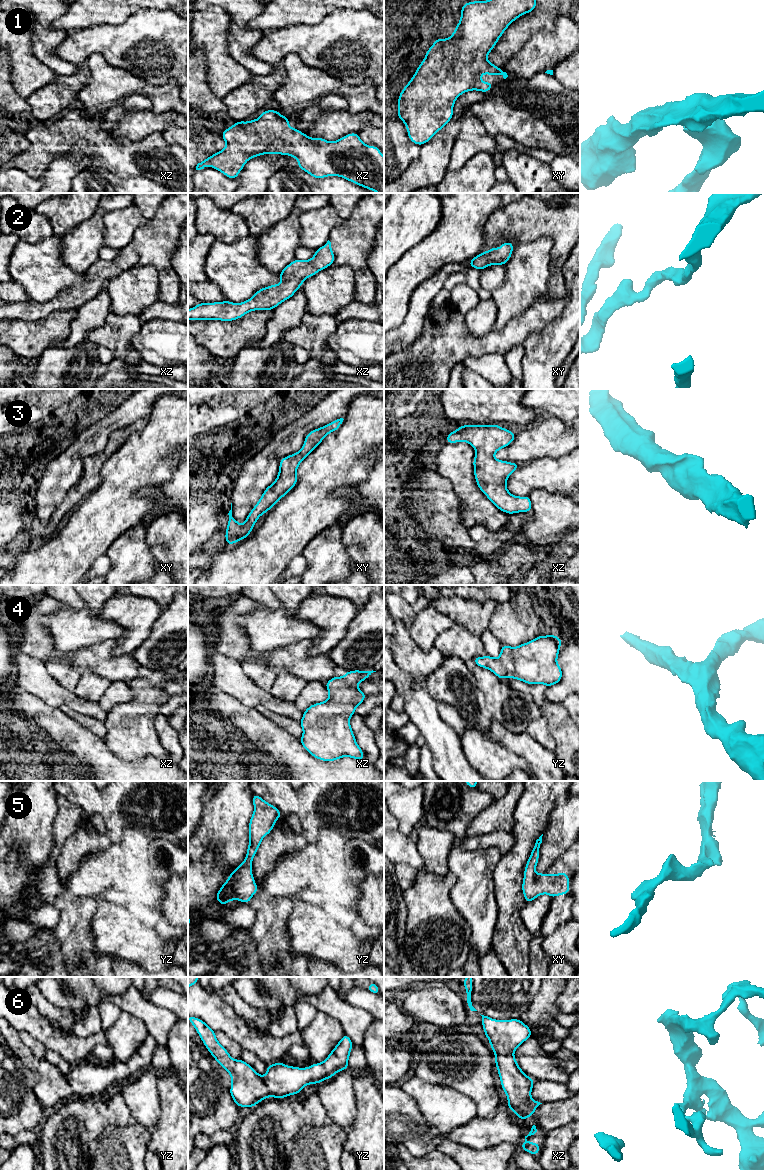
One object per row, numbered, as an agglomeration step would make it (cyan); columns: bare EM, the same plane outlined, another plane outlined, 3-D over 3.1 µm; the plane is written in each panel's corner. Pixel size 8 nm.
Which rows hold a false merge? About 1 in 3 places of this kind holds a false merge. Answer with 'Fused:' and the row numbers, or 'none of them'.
Fused: none of them

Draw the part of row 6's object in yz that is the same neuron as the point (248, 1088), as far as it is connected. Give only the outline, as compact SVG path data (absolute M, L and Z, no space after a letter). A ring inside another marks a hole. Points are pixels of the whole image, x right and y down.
M188 1016L188 1020L195 1027L210 1054L231 1075L230 1095L238 1107L254 1107L268 1097L282 1099L290 1095L299 1094L306 1085L313 1083L318 1085L320 1082L332 1078L337 1072L348 1069L348 1060L353 1048L350 1037L344 1034L322 1063L315 1063L306 1068L299 1068L277 1062L268 1065L266 1074L261 1076L245 1061L233 1059L228 1051L218 1042L214 1030L203 1020L193 1016Z

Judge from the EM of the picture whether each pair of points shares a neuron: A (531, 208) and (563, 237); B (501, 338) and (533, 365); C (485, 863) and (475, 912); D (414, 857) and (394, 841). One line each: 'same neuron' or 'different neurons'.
A: same neuron
B: different neurons
C: same neuron
D: same neuron

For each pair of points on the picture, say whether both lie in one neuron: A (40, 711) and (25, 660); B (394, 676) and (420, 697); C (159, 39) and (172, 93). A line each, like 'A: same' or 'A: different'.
A: different
B: same
C: different

